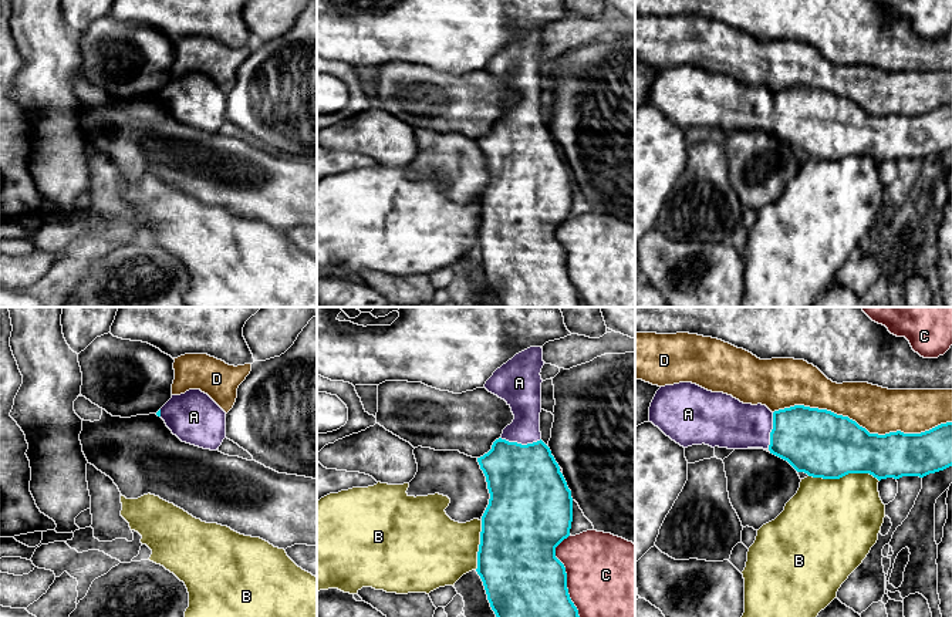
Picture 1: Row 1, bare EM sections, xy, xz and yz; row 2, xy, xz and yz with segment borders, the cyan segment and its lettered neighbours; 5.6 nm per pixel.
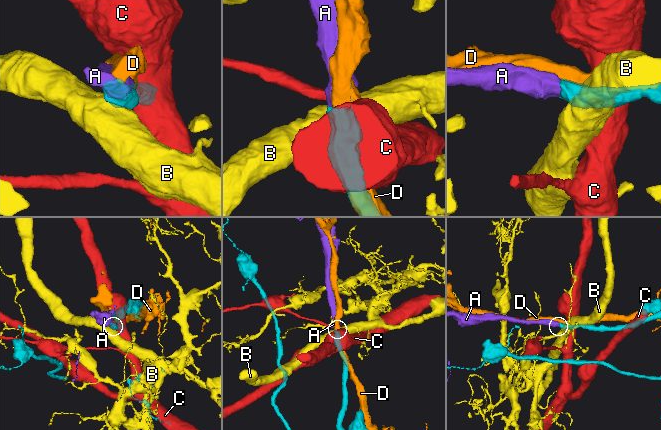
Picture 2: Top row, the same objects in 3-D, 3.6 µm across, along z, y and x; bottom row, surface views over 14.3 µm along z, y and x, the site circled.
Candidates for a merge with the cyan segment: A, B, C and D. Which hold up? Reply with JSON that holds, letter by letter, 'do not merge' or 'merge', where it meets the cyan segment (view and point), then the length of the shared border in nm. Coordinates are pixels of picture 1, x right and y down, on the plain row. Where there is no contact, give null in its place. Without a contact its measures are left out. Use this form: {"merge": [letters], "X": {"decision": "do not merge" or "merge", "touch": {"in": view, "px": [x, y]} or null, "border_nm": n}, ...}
{"merge": ["A"], "A": {"decision": "merge", "touch": {"in": "xz", "px": [520, 125]}, "border_nm": 240}, "B": {"decision": "do not merge", "touch": {"in": "yz", "px": [844, 157]}, "border_nm": 400}, "C": {"decision": "do not merge", "touch": {"in": "xz", "px": [566, 259]}, "border_nm": 480}, "D": {"decision": "do not merge", "touch": {"in": "yz", "px": [861, 108]}, "border_nm": 1000}}

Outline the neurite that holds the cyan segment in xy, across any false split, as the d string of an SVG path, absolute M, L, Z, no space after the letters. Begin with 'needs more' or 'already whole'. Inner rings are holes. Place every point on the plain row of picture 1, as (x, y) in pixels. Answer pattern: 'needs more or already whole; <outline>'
needs more; M200 71L172 80L156 94L182 124L216 132L226 119L226 94Z

